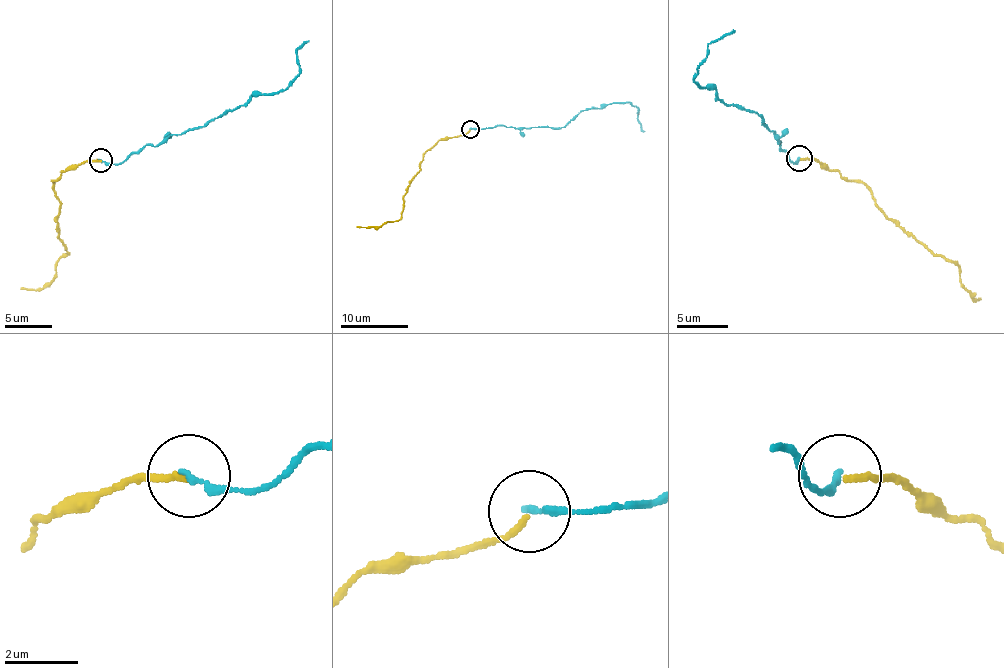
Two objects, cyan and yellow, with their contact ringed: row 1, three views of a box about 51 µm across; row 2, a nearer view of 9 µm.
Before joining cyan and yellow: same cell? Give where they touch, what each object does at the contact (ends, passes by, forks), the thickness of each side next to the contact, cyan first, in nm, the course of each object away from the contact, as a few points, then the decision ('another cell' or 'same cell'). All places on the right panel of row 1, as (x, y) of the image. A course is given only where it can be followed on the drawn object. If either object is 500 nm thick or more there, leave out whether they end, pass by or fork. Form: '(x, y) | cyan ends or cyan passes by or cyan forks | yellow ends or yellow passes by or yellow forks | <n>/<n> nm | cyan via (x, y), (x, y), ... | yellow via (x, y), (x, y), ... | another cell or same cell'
(799, 158) | cyan ends | yellow ends | 190/160 nm | cyan via (800, 159), (792, 162), (758, 114), (718, 99), (713, 89), (694, 81), (707, 45), (732, 30) | yellow via (800, 159), (823, 164), (867, 187), (880, 210), (958, 267), (961, 285), (975, 300), (980, 297) | same cell

